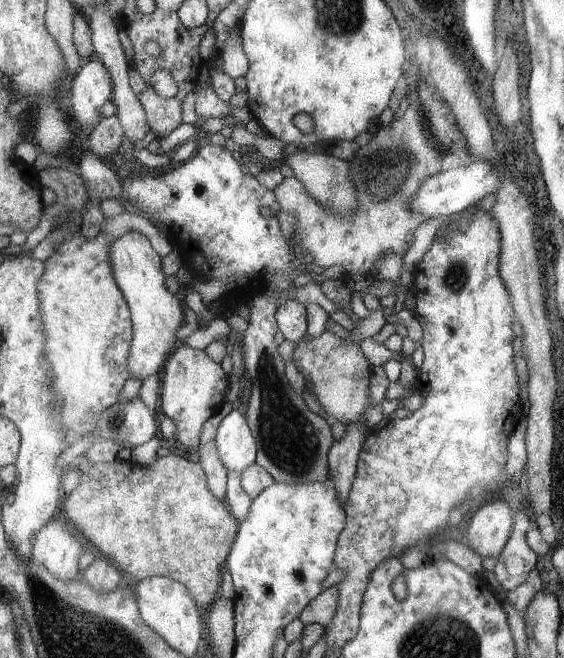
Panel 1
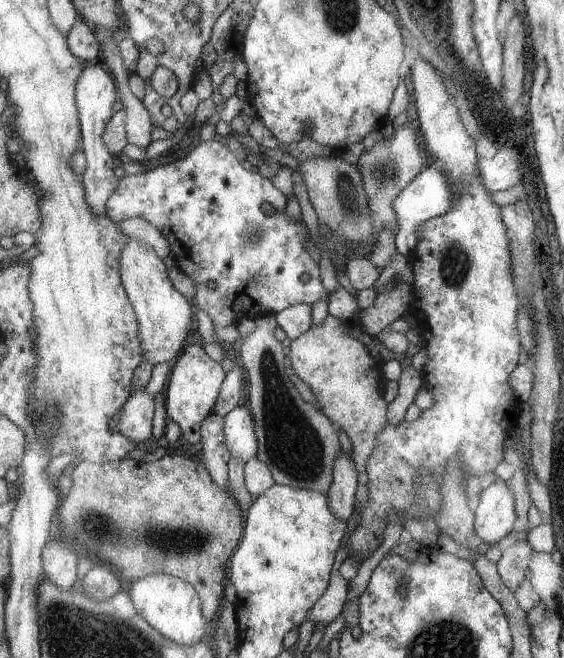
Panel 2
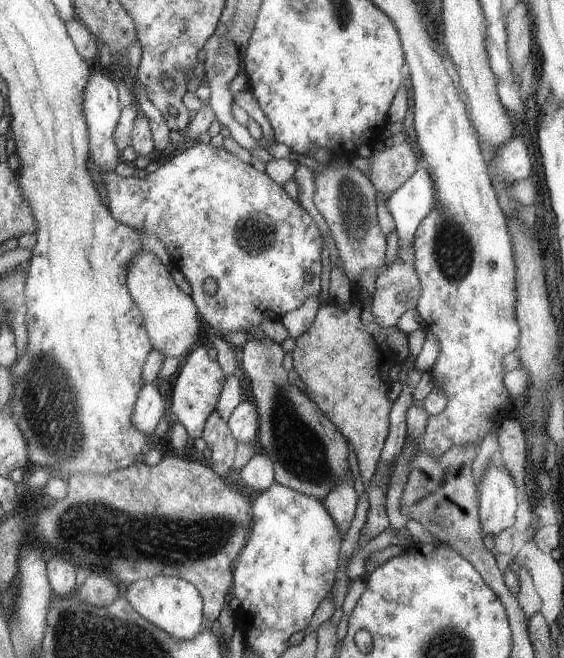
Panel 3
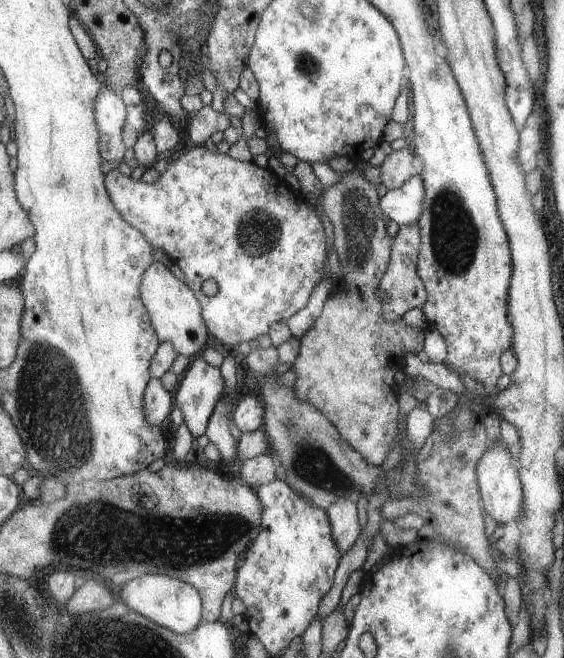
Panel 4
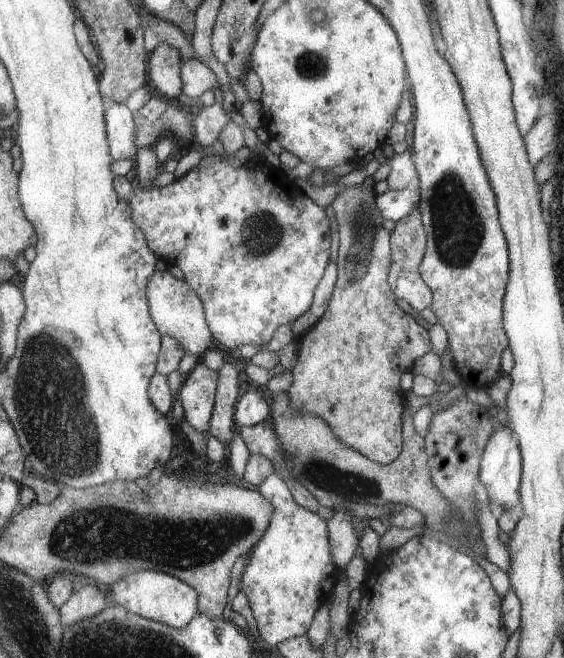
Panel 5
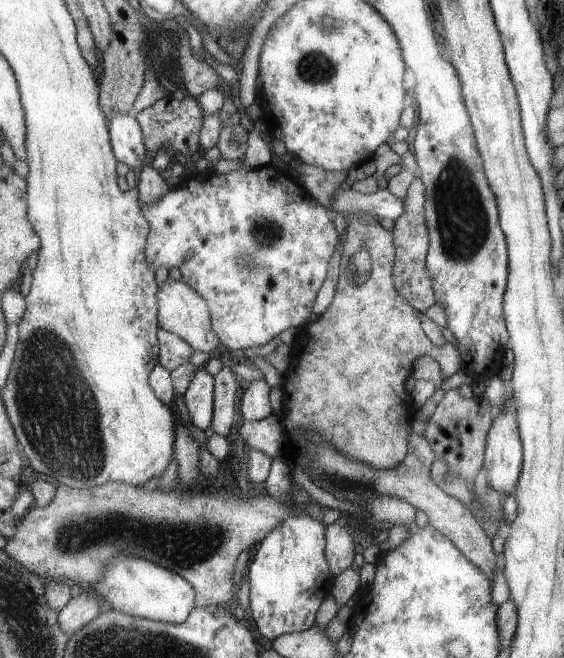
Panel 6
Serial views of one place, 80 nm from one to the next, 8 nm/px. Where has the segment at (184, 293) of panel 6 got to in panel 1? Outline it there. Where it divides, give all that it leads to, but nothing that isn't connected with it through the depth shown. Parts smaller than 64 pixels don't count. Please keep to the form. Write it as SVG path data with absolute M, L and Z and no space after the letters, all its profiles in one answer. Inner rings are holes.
M129 230L125 236L113 239L109 248L109 260L115 280L132 312L133 341L129 358L129 376L137 376L143 380L162 371L169 356L182 342L178 342L177 332L185 324L185 303L173 292L169 292L161 259L149 238L137 230Z

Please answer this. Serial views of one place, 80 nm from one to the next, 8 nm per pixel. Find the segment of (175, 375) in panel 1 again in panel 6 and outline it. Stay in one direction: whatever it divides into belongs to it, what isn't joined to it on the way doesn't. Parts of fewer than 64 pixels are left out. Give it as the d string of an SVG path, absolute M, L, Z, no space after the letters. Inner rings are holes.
M202 366L192 377L184 395L190 415L189 422L203 431L212 428L215 387L216 377L213 378Z

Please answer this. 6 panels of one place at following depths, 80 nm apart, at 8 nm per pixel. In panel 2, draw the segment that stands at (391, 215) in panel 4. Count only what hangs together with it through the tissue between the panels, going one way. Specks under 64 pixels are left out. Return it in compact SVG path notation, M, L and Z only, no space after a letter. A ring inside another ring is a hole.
M429 167L420 172L395 200L395 210L400 224L394 242L397 251L411 258L418 245L415 228L430 218L445 214L452 207L455 197L456 191L452 188L444 170Z

